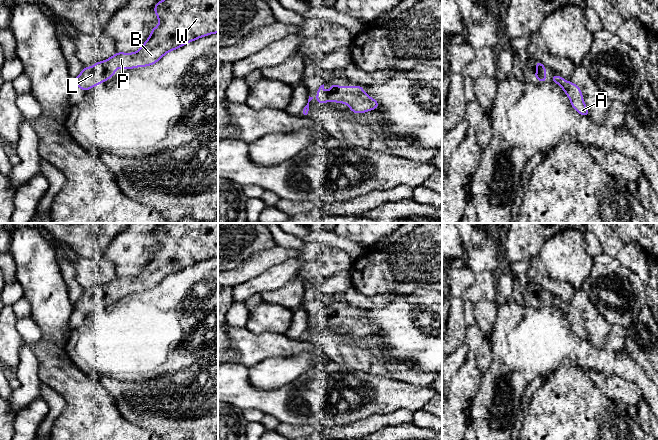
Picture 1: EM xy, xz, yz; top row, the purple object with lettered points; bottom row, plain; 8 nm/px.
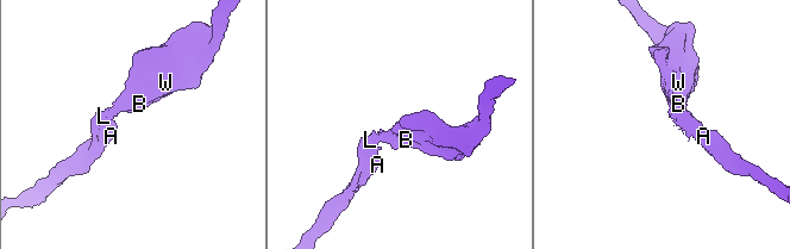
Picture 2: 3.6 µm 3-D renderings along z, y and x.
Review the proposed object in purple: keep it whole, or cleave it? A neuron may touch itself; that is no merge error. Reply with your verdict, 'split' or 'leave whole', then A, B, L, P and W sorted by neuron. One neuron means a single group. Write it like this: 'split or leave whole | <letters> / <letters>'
leave whole | A B L P W

